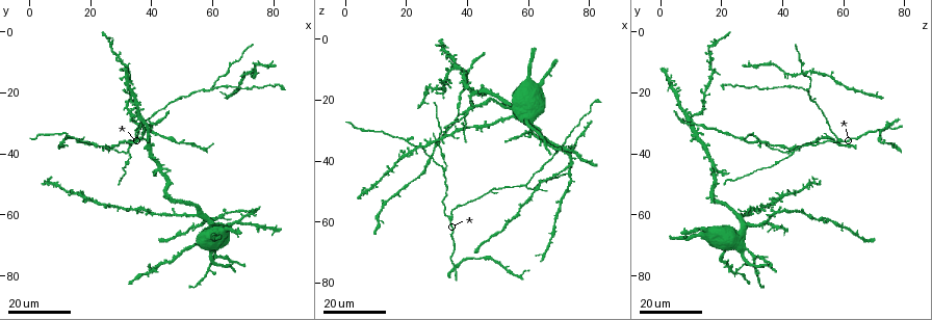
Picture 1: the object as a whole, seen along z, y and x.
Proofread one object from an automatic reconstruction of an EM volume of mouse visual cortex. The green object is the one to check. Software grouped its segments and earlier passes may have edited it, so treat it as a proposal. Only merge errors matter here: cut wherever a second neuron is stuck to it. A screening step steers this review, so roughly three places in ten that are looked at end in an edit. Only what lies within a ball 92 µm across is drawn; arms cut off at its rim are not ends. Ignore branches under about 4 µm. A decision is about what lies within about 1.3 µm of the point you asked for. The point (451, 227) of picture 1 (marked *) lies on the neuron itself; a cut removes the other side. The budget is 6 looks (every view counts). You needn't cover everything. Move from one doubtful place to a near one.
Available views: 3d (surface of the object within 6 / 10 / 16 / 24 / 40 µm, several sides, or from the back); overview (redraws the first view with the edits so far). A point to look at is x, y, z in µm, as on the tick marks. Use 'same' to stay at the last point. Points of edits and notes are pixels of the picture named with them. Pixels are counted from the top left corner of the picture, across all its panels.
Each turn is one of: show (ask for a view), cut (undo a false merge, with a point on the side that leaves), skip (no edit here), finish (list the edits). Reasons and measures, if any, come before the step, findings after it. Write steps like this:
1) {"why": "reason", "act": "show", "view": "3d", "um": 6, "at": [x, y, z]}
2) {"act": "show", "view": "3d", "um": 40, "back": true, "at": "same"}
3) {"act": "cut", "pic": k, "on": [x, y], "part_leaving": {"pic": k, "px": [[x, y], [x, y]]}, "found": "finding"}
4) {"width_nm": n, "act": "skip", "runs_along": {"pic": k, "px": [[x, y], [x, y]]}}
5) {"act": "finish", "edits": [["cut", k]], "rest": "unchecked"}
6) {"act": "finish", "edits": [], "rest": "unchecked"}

{"act": "show", "view": "3d", "um": 24, "at": [34, 36, 59]}

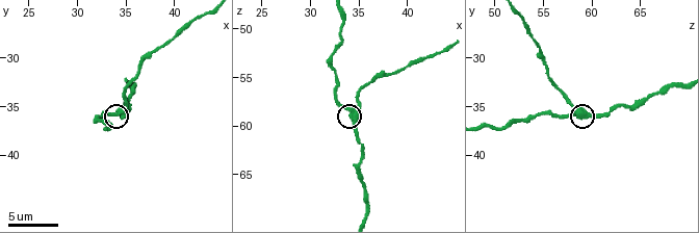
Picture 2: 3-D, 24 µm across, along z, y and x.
{"act": "show", "view": "3d", "um": 6, "at": [34.4, 35.4, 58.2]}

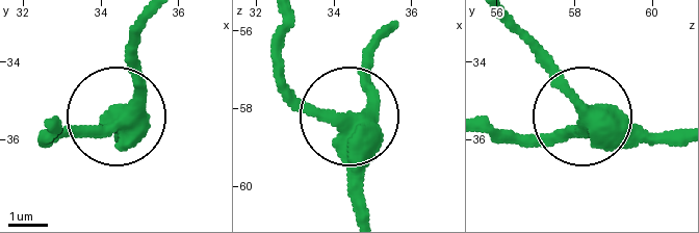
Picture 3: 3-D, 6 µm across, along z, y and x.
{"act": "skip", "runs_along": {"pic": 3, "px": [[360, 212], [357, 115], [370, 99], [370, 56]]}, "found": "one neuron here"}

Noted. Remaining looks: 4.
{"why": "branch point", "act": "show", "view": "3d", "um": 16, "at": [33, 40, 42]}

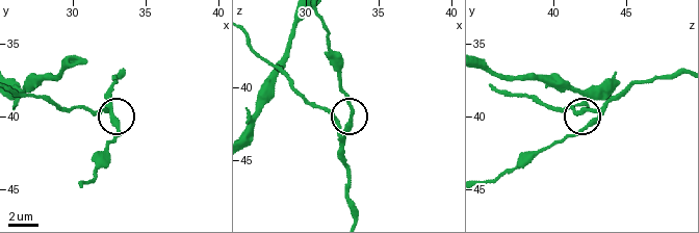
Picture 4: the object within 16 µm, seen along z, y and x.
{"why": "zoom in", "act": "show", "view": "3d", "um": 6, "at": [32.8, 40.0, 43.2]}

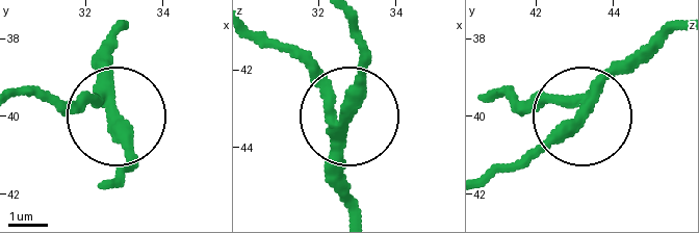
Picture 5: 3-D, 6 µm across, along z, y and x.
{"width_nm": 320, "act": "skip", "runs_along": {"pic": 5, "px": [[674, 24], [509, 170]]}, "found": "continuous, no second neuron"}

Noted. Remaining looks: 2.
{"why": "three-way junction", "act": "show", "view": "3d", "um": 16, "at": [28, 39, 39]}

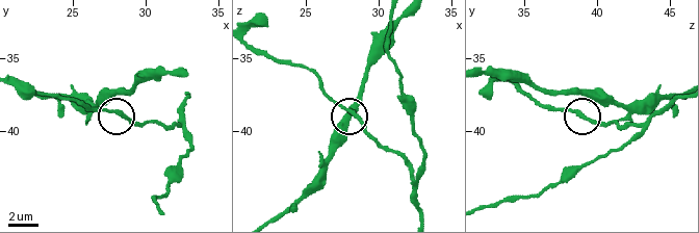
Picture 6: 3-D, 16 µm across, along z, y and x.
{"act": "show", "view": "3d", "um": 10, "at": [28.0, 38.6, 38.4]}

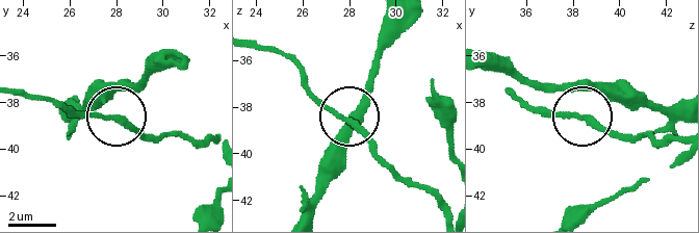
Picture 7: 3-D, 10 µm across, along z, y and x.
{"act": "skip", "runs_along": {"pic": 7, "px": [[443, 211], [380, 158], [356, 122], [332, 110], [304, 82]]}, "found": "one neuron here"}

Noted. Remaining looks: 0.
{"act": "finish", "edits": [], "rest": "unchecked"}

